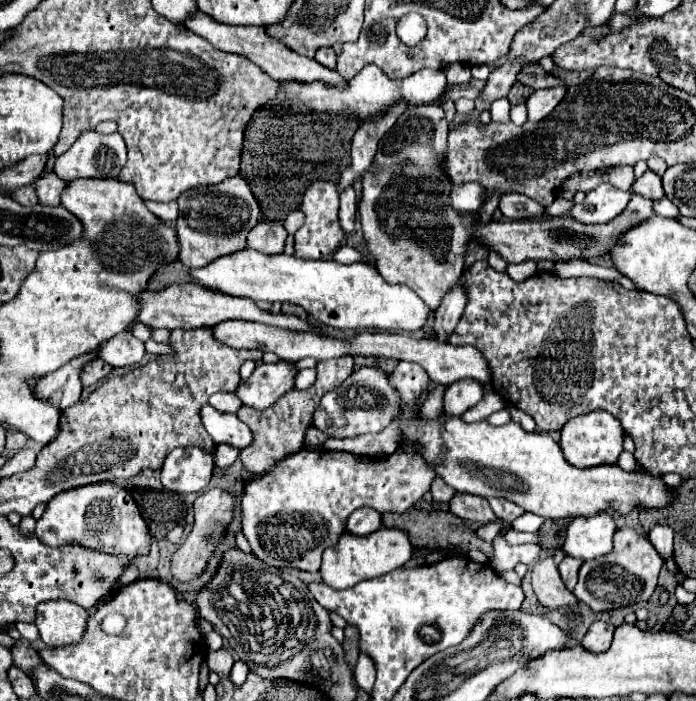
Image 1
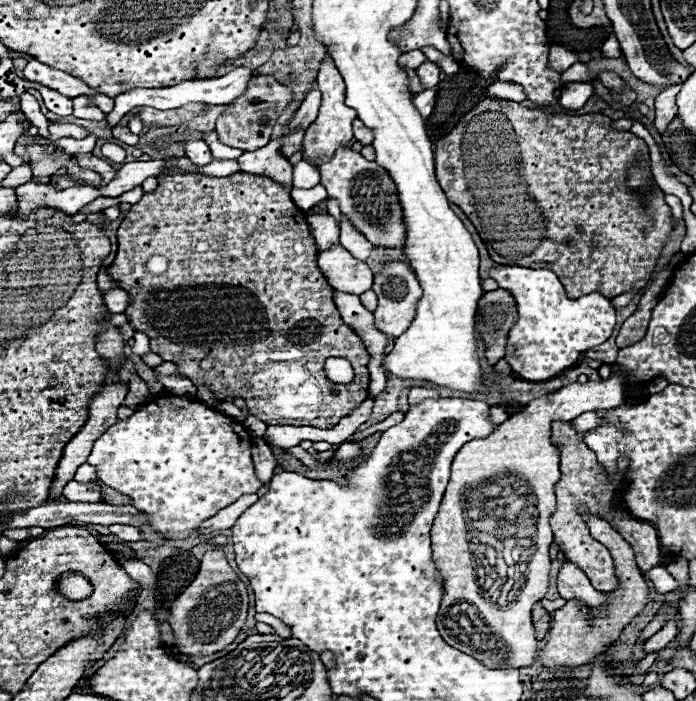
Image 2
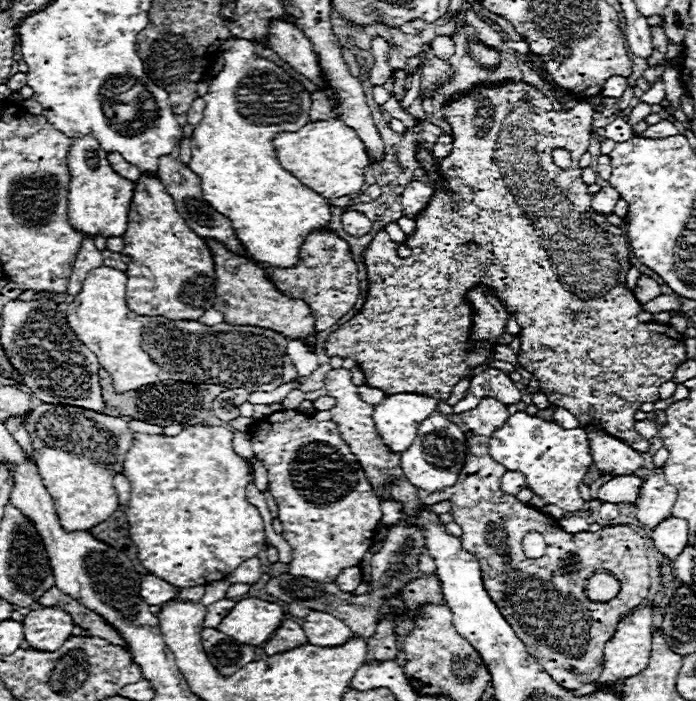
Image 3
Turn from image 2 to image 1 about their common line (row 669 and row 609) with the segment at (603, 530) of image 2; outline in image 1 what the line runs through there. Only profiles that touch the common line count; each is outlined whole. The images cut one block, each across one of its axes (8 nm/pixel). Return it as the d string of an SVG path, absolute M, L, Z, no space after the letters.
M544 558L544 560L534 564L534 568L532 568L532 588L538 596L538 602L548 610L578 604L576 596L564 586L552 558Z

